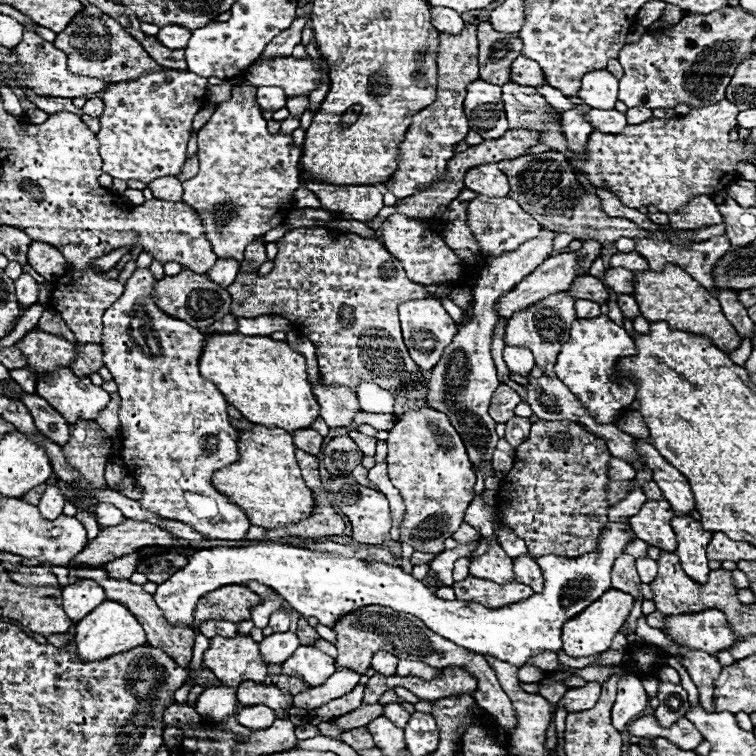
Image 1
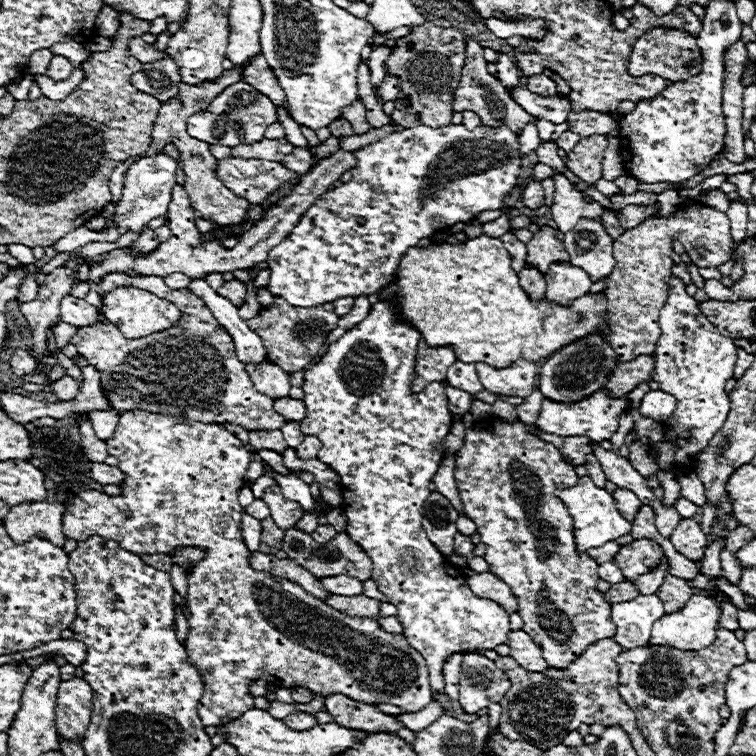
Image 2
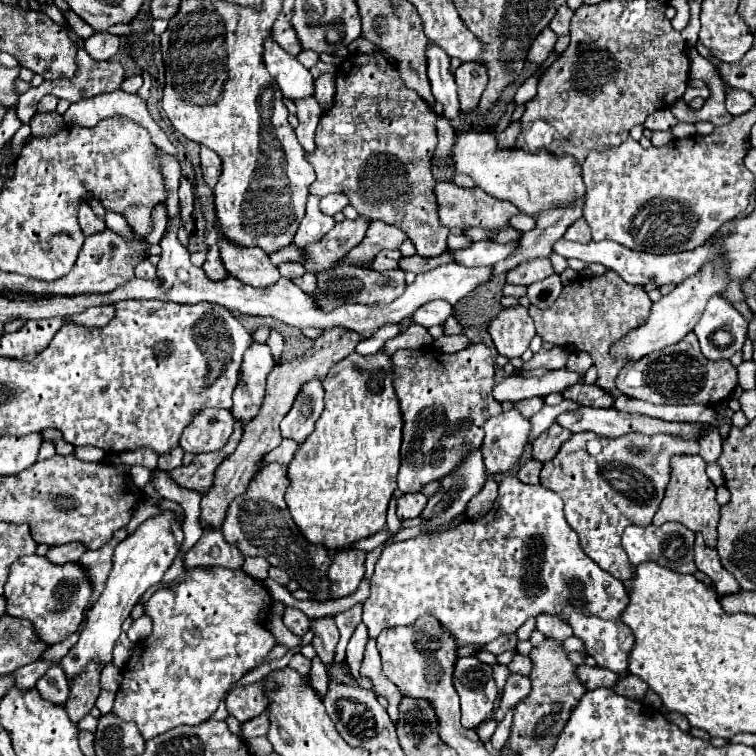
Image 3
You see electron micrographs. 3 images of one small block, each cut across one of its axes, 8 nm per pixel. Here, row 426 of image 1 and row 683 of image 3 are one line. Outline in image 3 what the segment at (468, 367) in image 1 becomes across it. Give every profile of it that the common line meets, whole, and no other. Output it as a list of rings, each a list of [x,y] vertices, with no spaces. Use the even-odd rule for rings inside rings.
[[[476,656],[460,658],[456,662],[454,686],[462,704],[462,726],[476,728],[492,716],[498,690],[492,678],[492,668]]]

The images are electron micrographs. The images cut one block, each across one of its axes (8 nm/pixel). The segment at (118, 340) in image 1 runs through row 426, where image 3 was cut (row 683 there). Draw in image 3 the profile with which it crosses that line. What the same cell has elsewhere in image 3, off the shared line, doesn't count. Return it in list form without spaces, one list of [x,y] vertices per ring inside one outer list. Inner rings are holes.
[[[194,568],[186,582],[158,590],[146,604],[144,614],[152,618],[152,634],[134,646],[124,666],[124,680],[116,692],[112,712],[122,720],[134,720],[144,740],[164,734],[180,724],[196,726],[206,722],[224,700],[226,692],[246,672],[258,668],[276,646],[274,634],[264,626],[272,598],[262,582],[250,578],[242,568]]]

